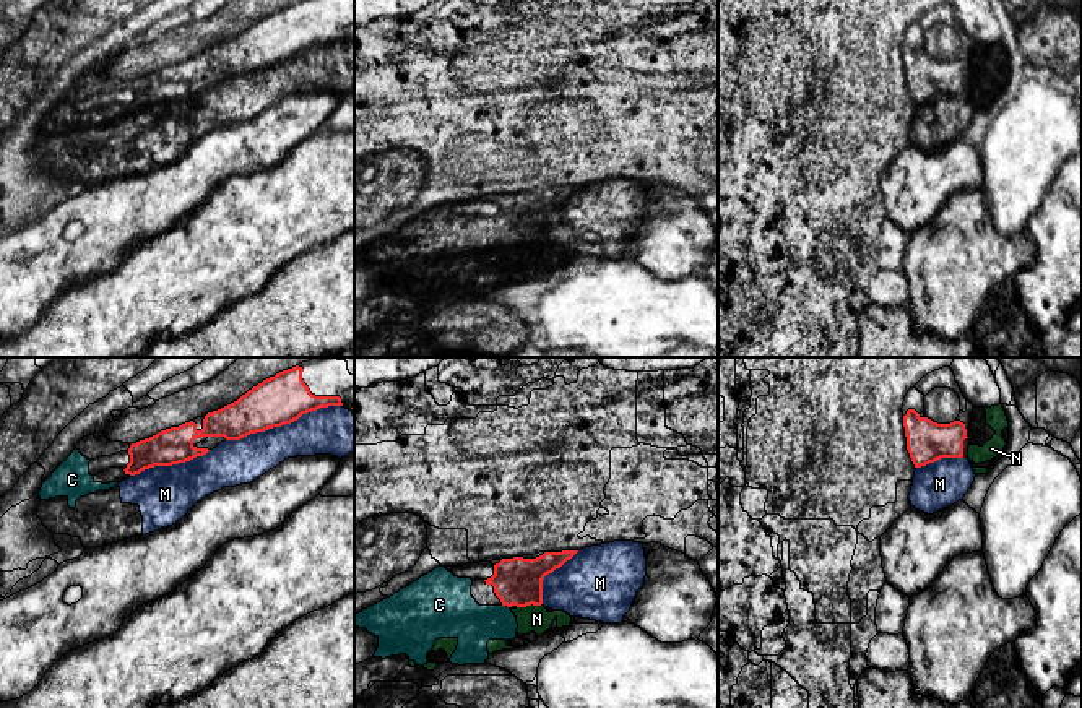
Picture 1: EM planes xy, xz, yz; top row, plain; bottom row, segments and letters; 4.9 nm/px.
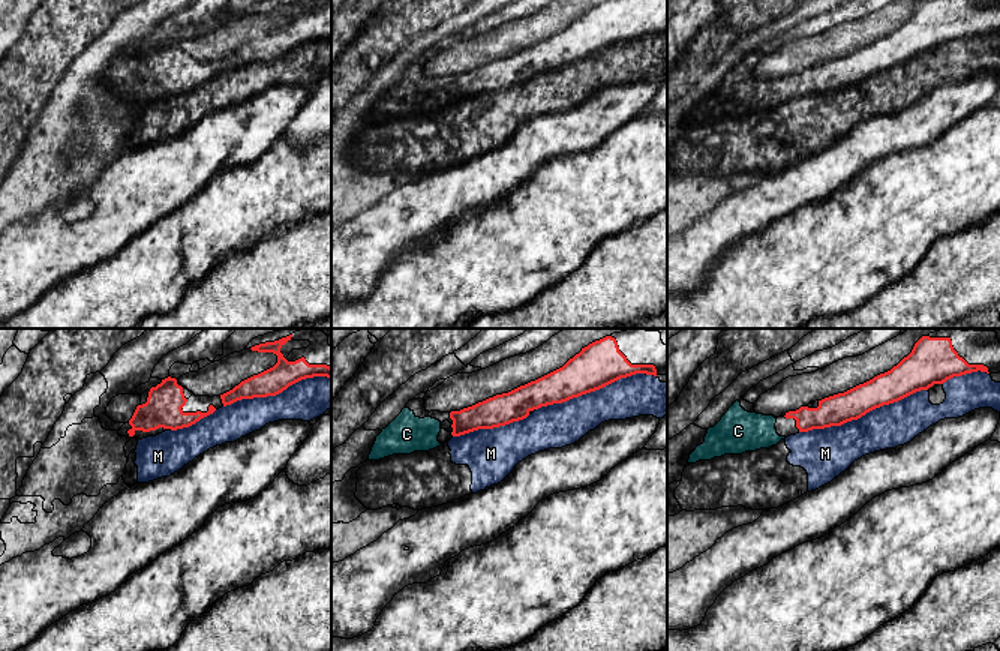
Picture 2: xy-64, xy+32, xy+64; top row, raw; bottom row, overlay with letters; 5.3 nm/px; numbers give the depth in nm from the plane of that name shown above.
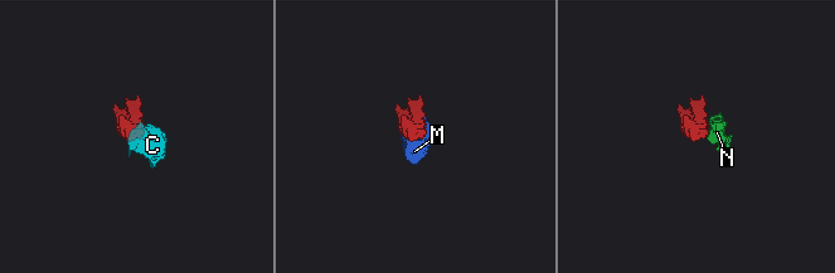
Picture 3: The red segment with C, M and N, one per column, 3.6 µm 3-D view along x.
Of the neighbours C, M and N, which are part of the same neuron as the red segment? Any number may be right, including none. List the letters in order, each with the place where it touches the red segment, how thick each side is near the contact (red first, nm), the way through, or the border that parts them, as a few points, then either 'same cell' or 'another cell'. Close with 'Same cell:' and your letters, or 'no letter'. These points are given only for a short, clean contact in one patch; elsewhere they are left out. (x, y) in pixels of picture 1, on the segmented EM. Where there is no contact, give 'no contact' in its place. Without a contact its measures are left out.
C: xz (506, 604) | 240/240 nm | across xz (517, 582), (506, 604), (496, 614), (457, 614) | same cell
M: xy (283, 424) | 240/240 nm | another cell
N: xz (523, 606) | 240/130 nm | along xz (530, 604), (517, 608) | another cell
Same cell: C

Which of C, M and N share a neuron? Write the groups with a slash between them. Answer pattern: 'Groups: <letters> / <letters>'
Groups: C / M / N

